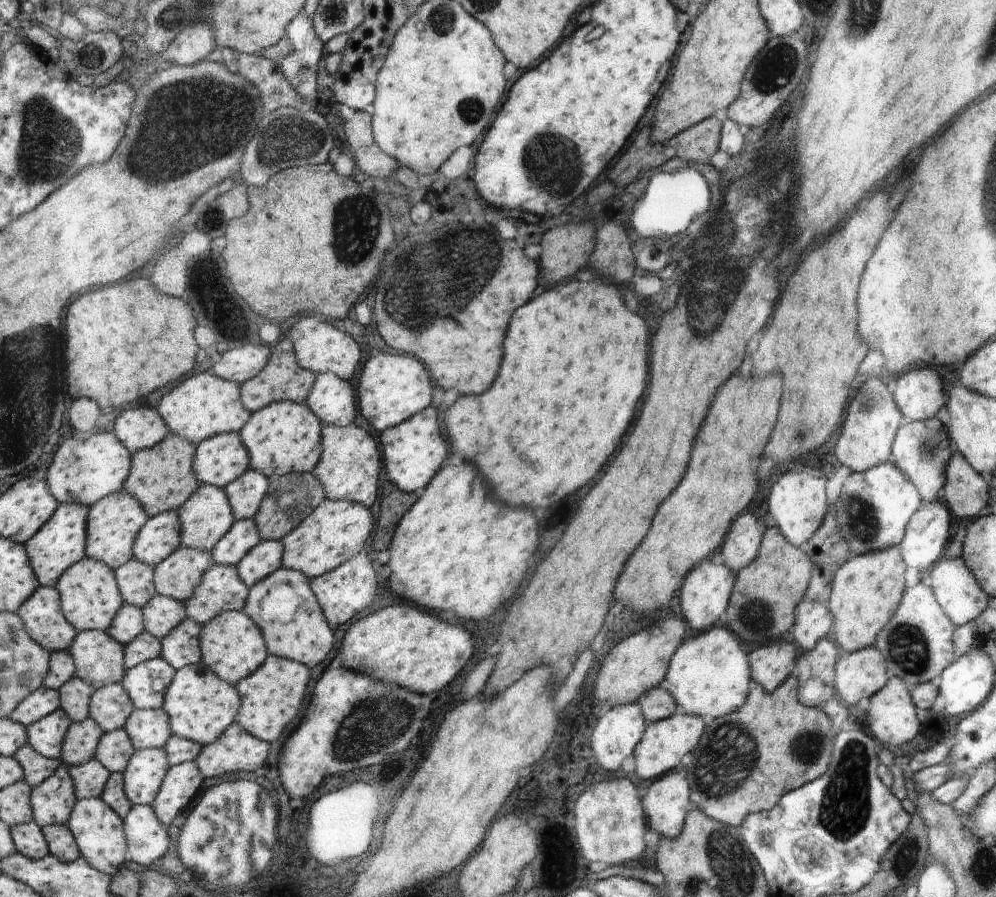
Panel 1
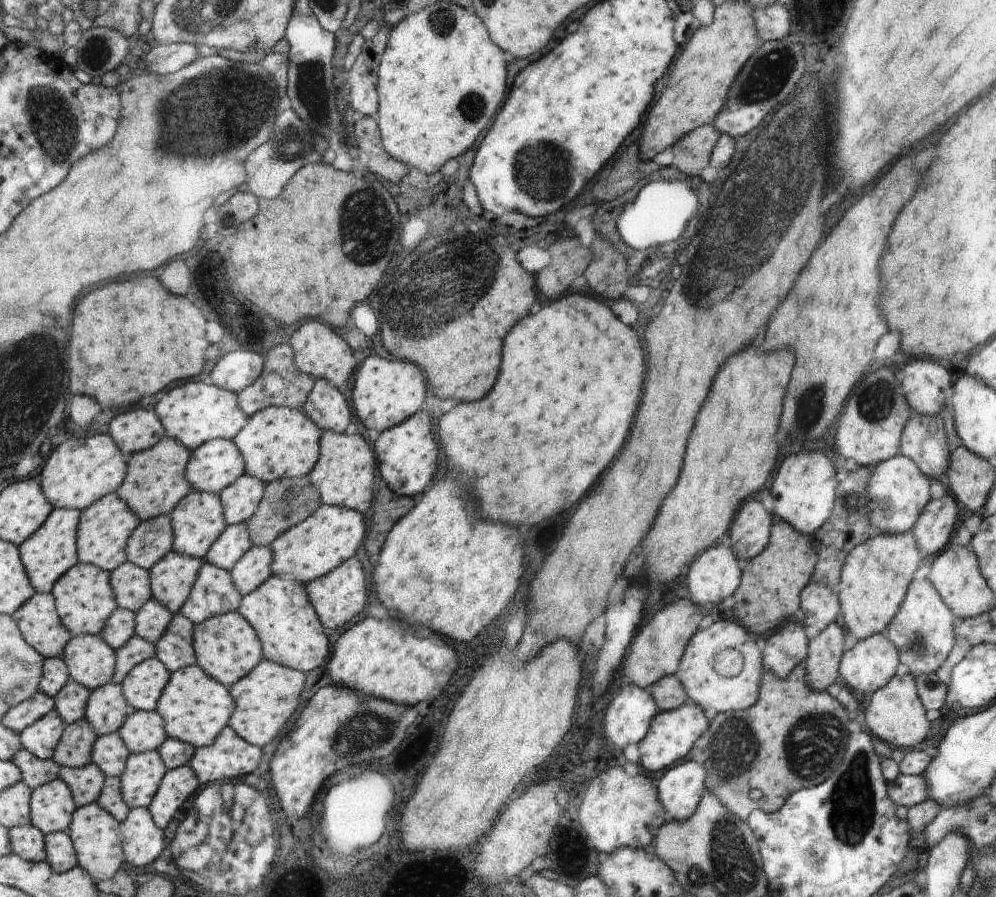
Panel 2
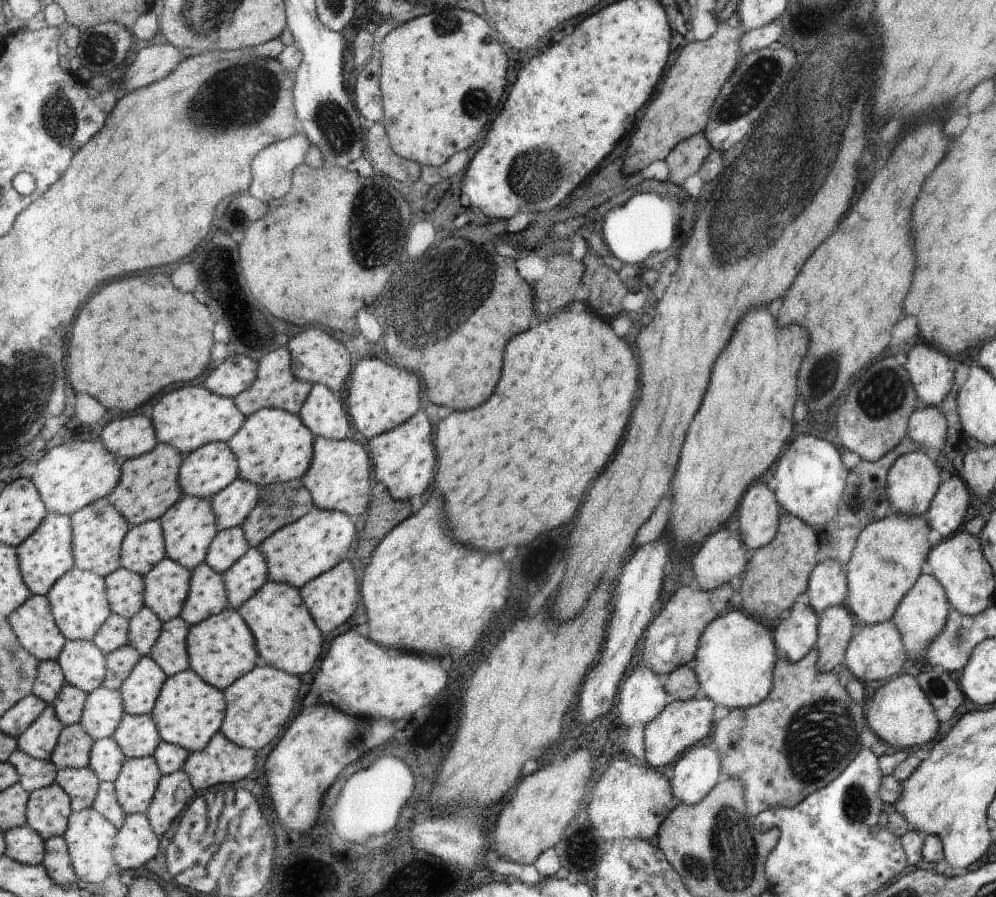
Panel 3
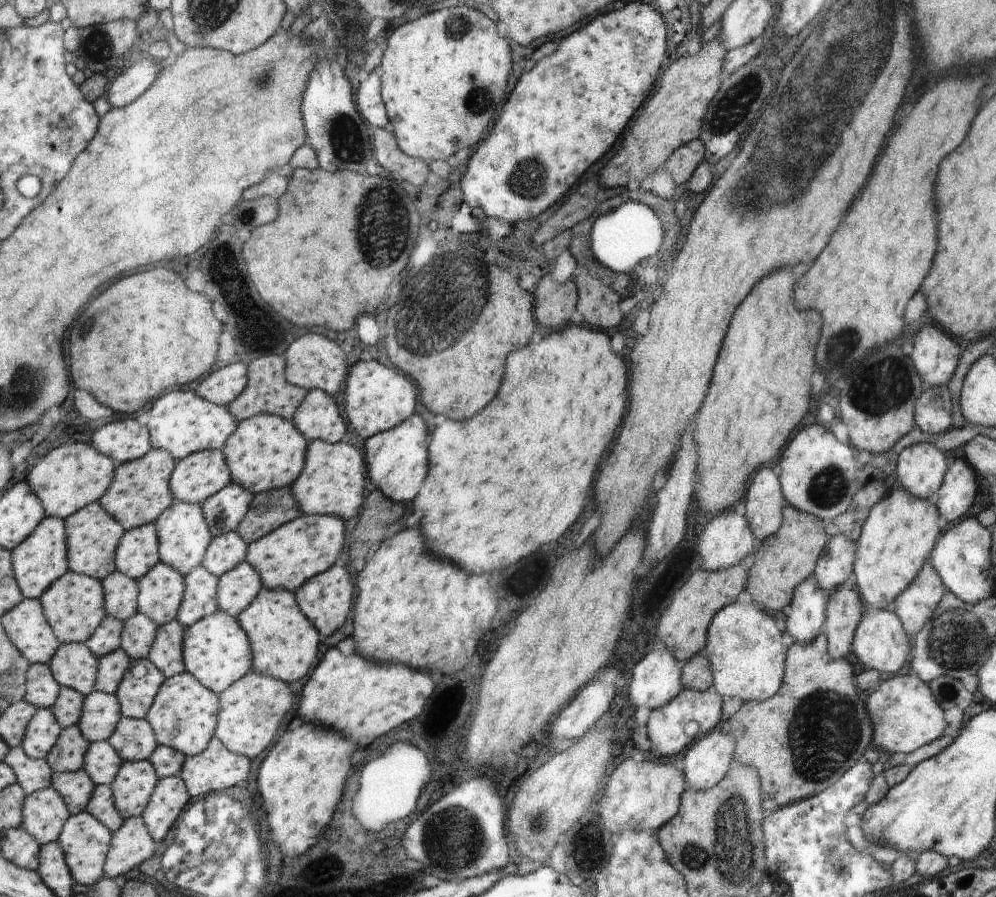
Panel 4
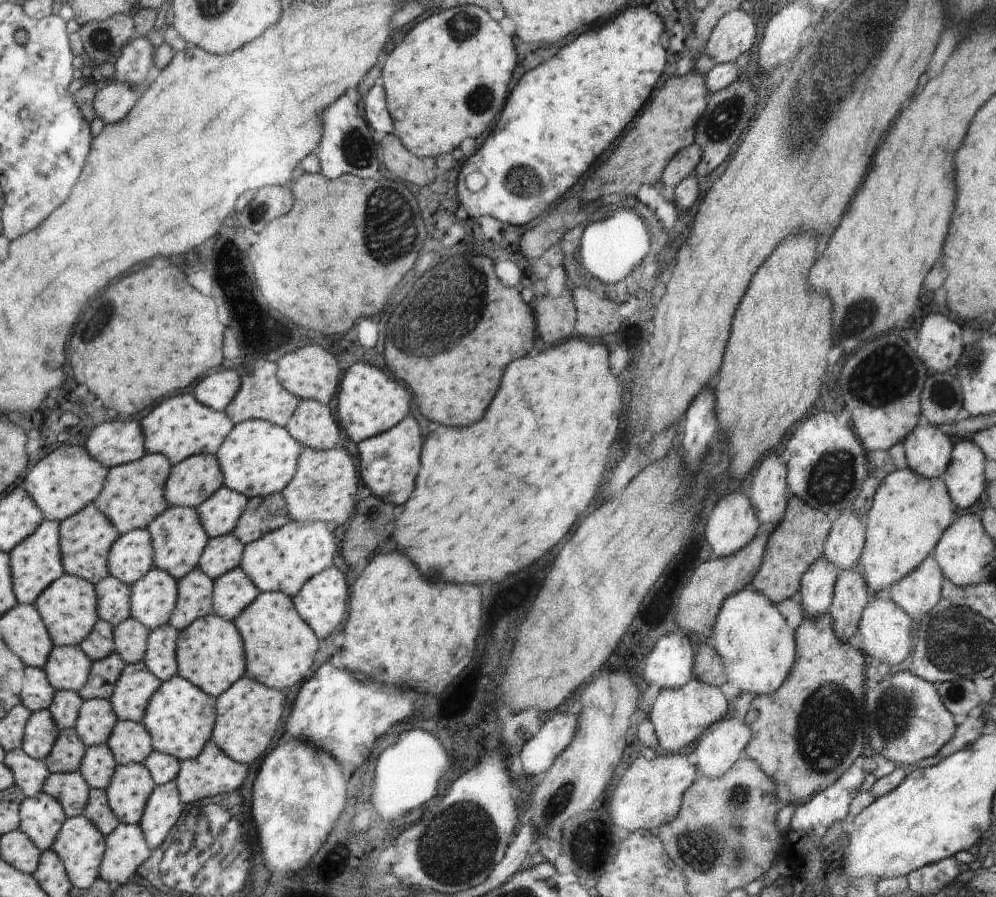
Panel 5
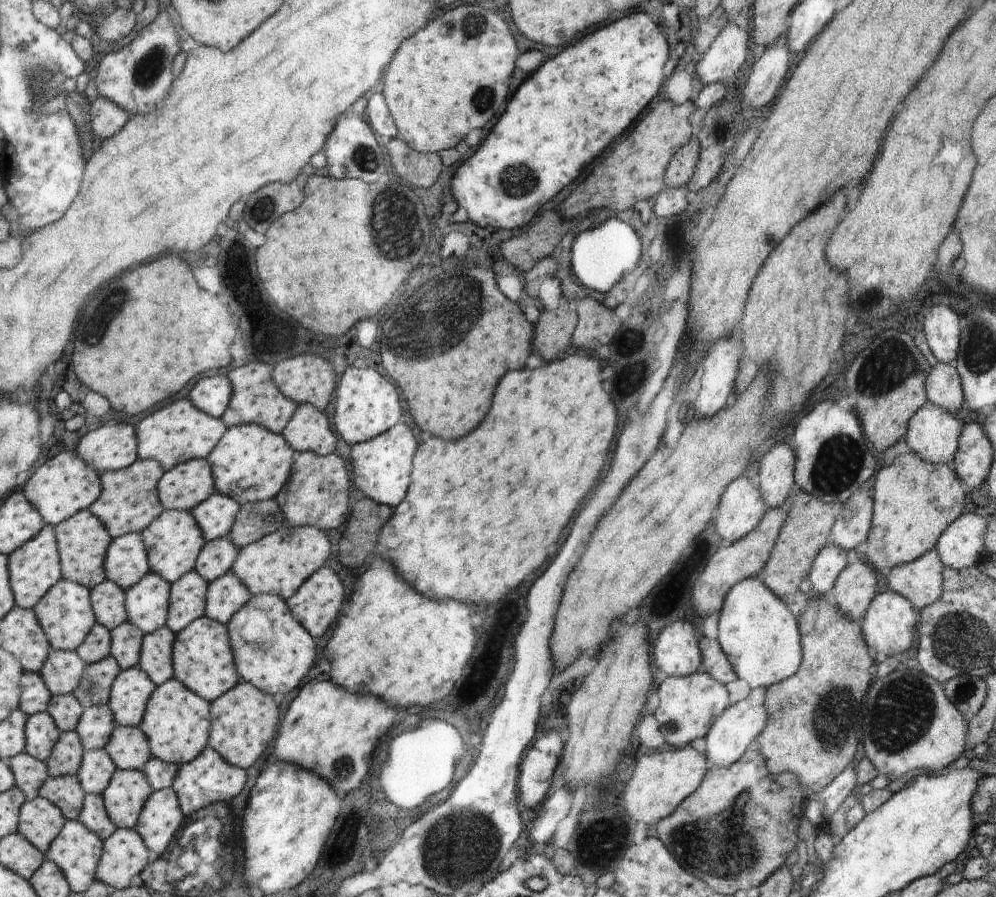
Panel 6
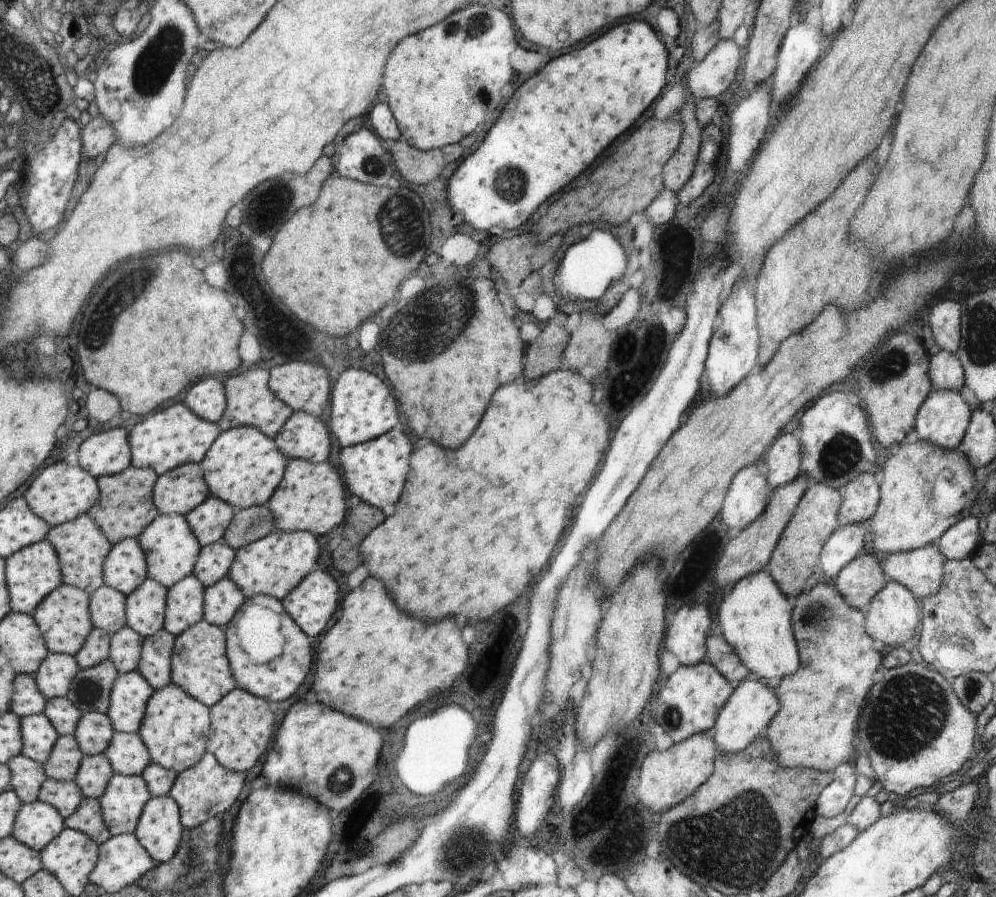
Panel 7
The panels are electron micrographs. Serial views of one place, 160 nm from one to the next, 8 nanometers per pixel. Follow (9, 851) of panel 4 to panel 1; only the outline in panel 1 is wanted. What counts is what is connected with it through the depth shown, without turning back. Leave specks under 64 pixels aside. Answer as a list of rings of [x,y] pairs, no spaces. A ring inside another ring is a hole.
[[[37,821],[24,825],[15,825],[12,832],[19,853],[37,860],[42,860],[51,854],[45,830],[40,827]]]

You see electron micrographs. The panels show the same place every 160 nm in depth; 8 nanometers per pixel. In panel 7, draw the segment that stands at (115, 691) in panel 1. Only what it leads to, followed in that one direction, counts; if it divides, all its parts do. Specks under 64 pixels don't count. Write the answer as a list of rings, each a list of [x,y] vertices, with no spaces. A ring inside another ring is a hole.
[[[92,711],[82,717],[76,735],[86,755],[101,755],[112,746],[117,731],[109,713]]]

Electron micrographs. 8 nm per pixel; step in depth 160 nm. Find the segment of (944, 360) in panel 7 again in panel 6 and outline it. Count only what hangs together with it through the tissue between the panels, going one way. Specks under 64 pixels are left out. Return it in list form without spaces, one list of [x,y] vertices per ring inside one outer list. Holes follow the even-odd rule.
[[[940,363],[930,370],[925,390],[929,393],[930,402],[945,408],[951,413],[962,404],[962,387],[956,366],[951,363]]]

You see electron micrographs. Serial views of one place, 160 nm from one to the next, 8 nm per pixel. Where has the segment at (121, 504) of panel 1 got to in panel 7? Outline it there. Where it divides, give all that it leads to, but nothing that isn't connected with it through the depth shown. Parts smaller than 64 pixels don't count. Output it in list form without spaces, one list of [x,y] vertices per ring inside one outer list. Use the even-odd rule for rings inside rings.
[[[89,513],[83,514],[78,520],[53,527],[48,540],[57,548],[61,556],[66,584],[87,590],[92,595],[107,584],[105,562],[114,544]]]

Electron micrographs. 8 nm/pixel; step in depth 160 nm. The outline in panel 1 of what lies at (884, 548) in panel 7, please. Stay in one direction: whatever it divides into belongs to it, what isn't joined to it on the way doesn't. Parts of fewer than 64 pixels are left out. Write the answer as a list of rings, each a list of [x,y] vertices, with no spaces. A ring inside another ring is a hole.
[[[897,546],[886,550],[874,550],[868,554],[858,554],[851,560],[845,560],[836,570],[827,607],[832,612],[834,620],[831,637],[844,652],[856,652],[874,644],[878,632],[888,624],[888,620],[894,616],[900,604],[900,598],[904,592],[904,570],[906,569],[901,551]]]

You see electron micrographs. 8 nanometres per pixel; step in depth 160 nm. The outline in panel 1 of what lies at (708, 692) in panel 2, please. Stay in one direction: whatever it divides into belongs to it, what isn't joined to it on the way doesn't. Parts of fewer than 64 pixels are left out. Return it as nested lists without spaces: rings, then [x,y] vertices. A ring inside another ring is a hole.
[[[719,624],[682,643],[681,648],[673,654],[660,687],[673,695],[682,712],[698,717],[718,718],[738,710],[746,702],[752,682],[752,667],[746,652],[742,650],[740,639],[733,631]]]

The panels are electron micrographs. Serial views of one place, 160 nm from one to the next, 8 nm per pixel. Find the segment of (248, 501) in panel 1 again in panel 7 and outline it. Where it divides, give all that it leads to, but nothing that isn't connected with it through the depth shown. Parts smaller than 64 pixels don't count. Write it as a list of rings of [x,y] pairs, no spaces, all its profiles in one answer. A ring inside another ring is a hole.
[[[216,496],[185,514],[193,533],[206,546],[222,540],[236,514],[236,508]]]

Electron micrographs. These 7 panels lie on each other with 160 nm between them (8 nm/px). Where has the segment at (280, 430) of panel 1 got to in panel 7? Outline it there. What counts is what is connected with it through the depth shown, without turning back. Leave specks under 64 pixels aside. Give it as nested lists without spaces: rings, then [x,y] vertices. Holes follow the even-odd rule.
[[[240,425],[221,431],[200,463],[212,496],[226,501],[236,509],[268,503],[280,486],[280,480],[283,480],[284,460],[278,452],[277,443],[256,427]]]

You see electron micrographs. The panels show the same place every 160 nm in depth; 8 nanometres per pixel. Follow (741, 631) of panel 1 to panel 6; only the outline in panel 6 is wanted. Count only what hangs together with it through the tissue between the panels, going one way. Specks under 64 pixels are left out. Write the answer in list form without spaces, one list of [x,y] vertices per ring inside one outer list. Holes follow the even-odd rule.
[[[797,490],[792,496],[789,510],[790,522],[785,522],[785,526],[773,546],[768,564],[757,574],[757,577],[786,604],[794,601],[794,594],[796,594],[802,578],[812,568],[813,562],[817,558],[816,554],[820,553],[828,544],[830,528],[833,528],[832,524],[836,524],[834,518],[837,518],[832,505],[834,504],[824,504],[824,501],[818,500],[814,498],[814,495],[802,490]]]

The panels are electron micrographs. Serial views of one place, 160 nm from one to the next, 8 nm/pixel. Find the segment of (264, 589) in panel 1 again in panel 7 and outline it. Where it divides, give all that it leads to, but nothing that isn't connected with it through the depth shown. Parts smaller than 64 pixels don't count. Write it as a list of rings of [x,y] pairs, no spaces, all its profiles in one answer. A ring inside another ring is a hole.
[[[265,594],[254,596],[246,600],[246,606],[241,606],[242,612],[248,608],[249,604],[269,608],[272,612],[276,612],[280,616],[281,633],[284,635],[283,653],[279,657],[270,660],[268,664],[254,664],[250,662],[248,654],[240,648],[240,638],[236,634],[236,622],[242,616],[242,614],[238,614],[238,618],[234,618],[234,622],[229,622],[229,624],[234,624],[234,626],[228,625],[224,628],[225,638],[228,640],[229,665],[232,667],[233,677],[236,679],[238,687],[247,691],[250,690],[250,694],[270,699],[272,702],[282,702],[290,698],[302,686],[302,682],[306,680],[306,676],[310,672],[310,666],[312,666],[312,660],[314,660],[310,640],[308,640],[306,633],[284,610],[283,604],[279,599]]]

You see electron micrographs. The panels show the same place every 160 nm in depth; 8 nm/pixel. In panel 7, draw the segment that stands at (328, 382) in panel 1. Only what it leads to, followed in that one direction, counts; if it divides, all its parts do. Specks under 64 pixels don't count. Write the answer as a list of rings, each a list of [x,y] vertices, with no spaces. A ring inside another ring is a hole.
[[[293,411],[274,439],[284,454],[313,463],[330,456],[330,436],[320,417],[306,411]]]

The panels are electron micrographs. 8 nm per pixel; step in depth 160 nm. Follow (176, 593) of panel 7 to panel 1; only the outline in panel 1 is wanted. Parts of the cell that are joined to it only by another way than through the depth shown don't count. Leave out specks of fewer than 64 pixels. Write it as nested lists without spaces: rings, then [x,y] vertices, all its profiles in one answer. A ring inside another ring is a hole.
[[[214,563],[210,574],[202,578],[198,594],[184,602],[186,614],[194,622],[204,626],[217,614],[226,611],[242,611],[249,598],[251,589],[238,574],[237,566],[226,566]]]

